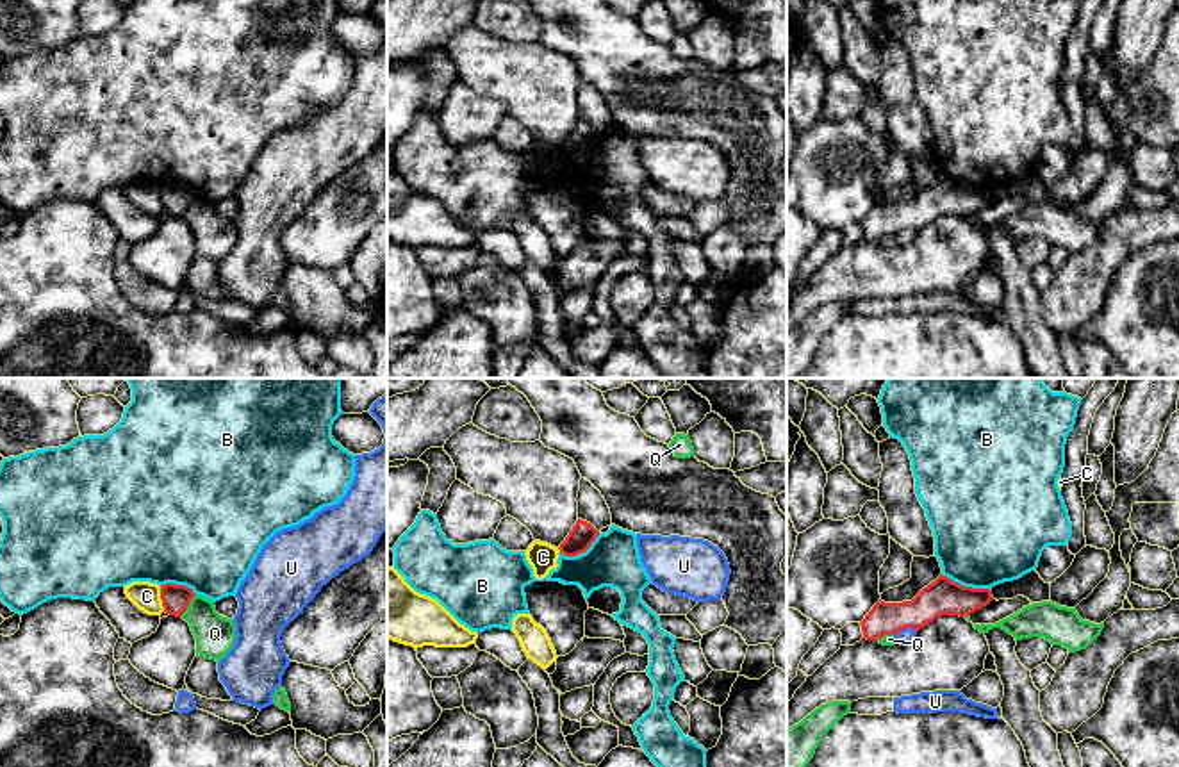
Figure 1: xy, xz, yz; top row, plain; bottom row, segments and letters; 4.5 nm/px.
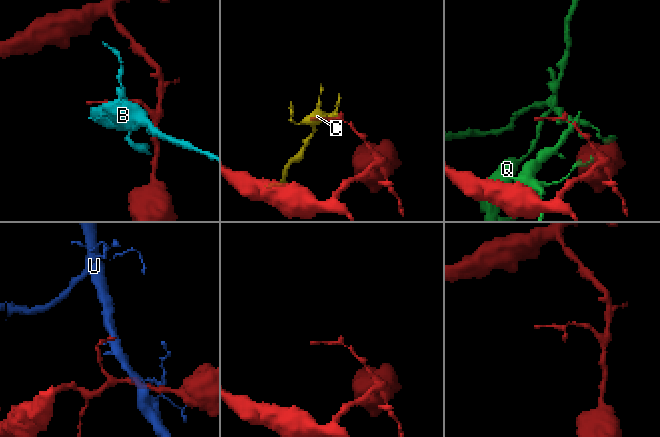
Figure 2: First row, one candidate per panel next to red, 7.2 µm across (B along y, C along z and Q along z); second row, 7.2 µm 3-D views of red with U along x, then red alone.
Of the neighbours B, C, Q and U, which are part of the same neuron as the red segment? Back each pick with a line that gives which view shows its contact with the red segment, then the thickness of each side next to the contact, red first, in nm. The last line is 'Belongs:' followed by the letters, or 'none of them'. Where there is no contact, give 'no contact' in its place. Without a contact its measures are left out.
Belongs: none of them

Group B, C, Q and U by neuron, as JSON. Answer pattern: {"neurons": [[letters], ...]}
{"neurons": [["B"], ["C"], ["Q"], ["U"]]}

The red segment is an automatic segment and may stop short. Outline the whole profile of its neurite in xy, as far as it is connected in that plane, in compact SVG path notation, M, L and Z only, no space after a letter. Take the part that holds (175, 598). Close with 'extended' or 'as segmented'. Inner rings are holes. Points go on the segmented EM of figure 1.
M175 583L161 585L162 606L164 612L169 615L182 617L193 598L194 598L193 589L186 585L175 585Z | as segmented

